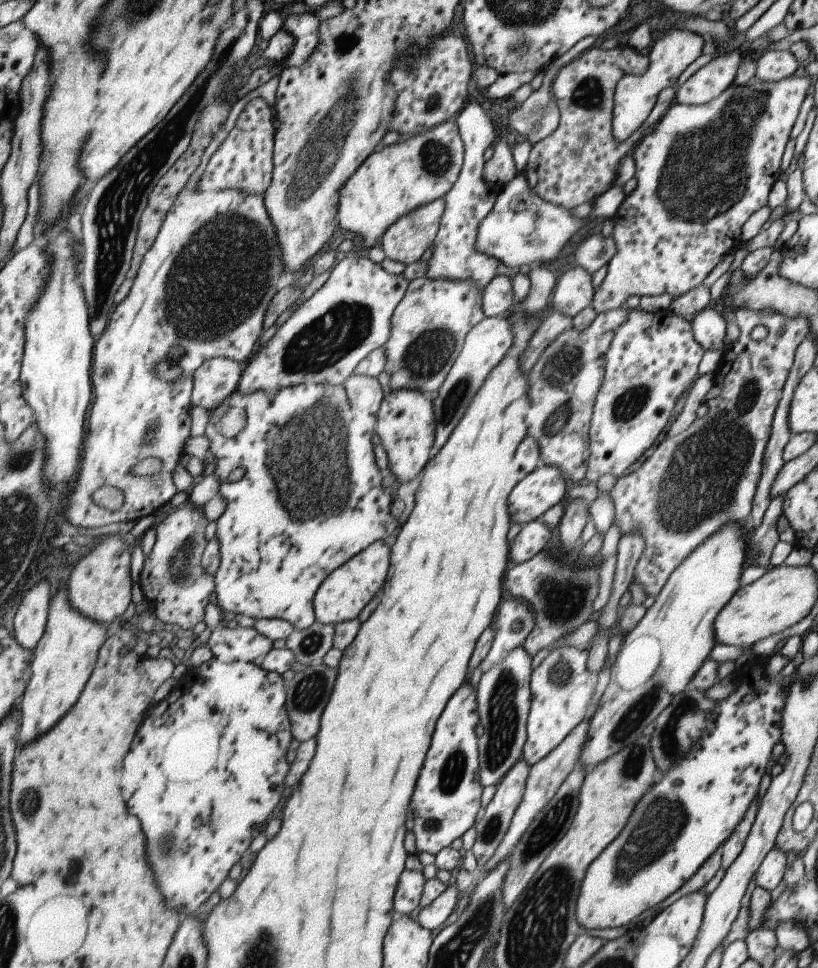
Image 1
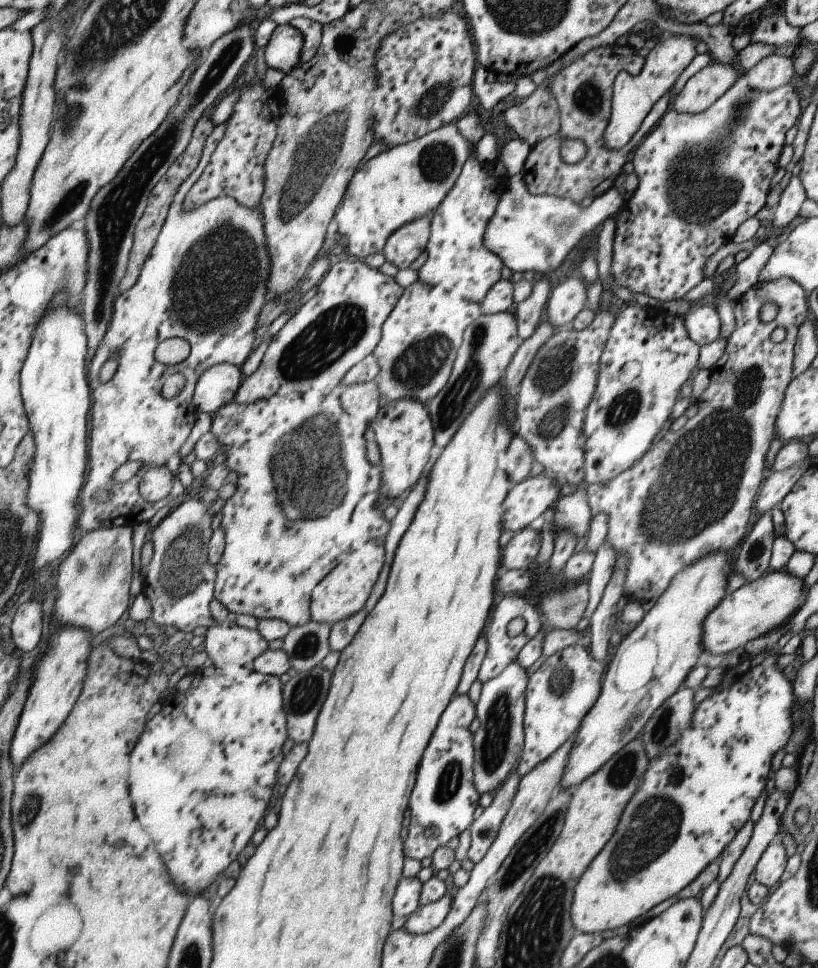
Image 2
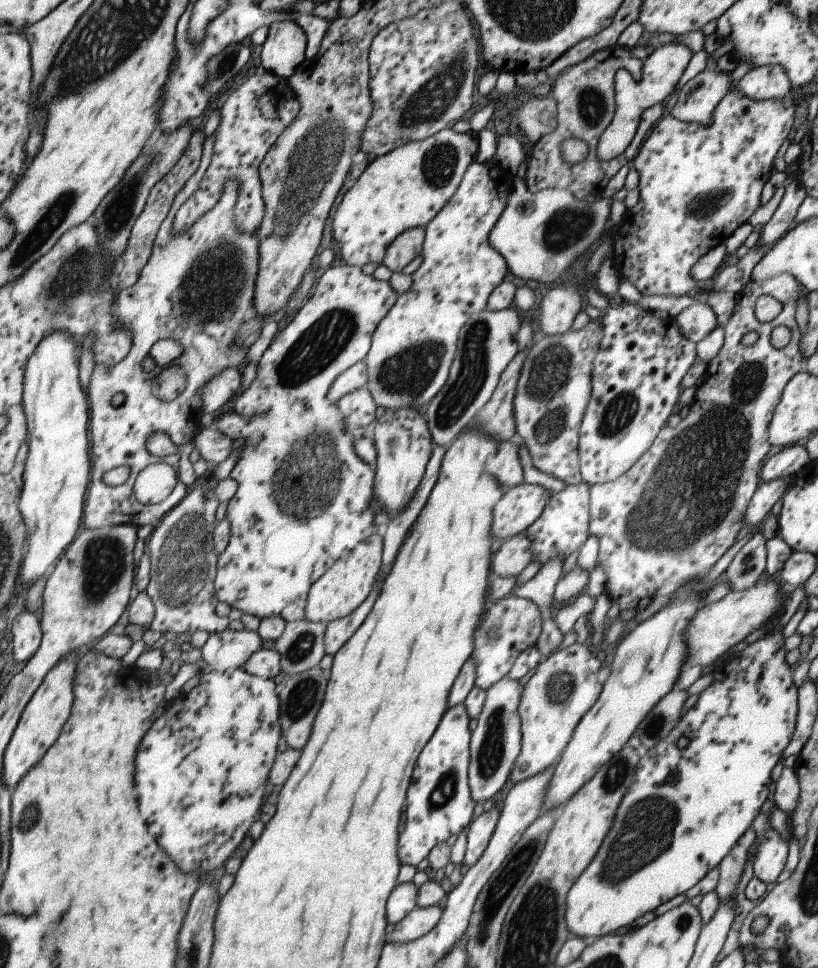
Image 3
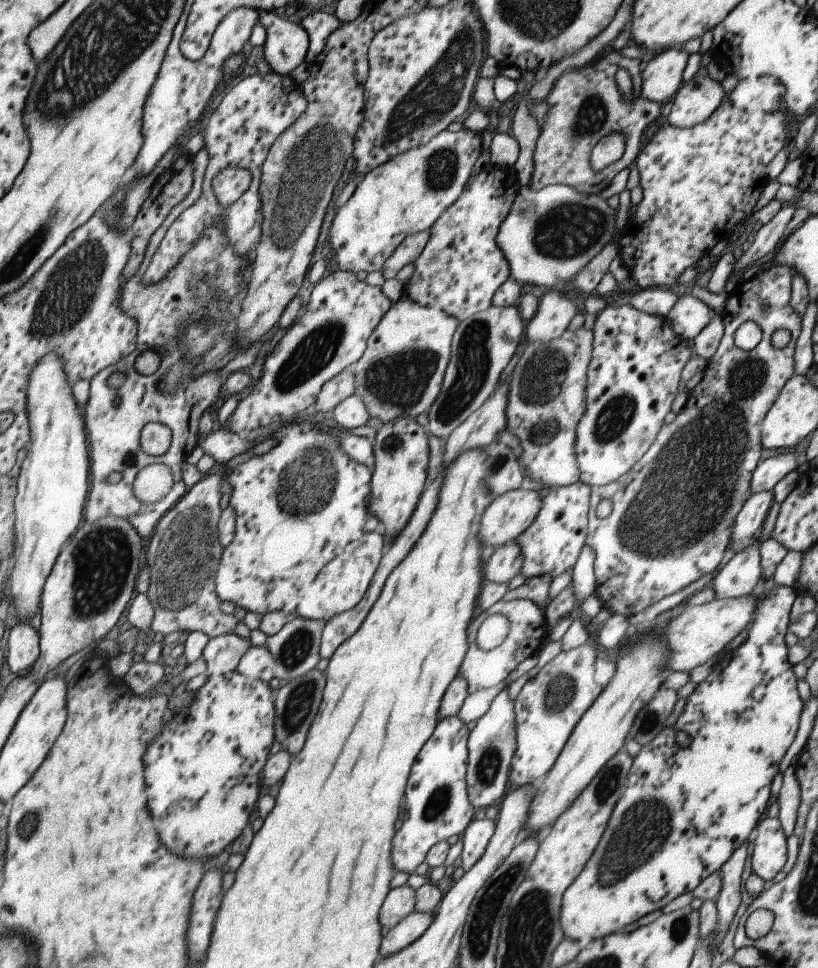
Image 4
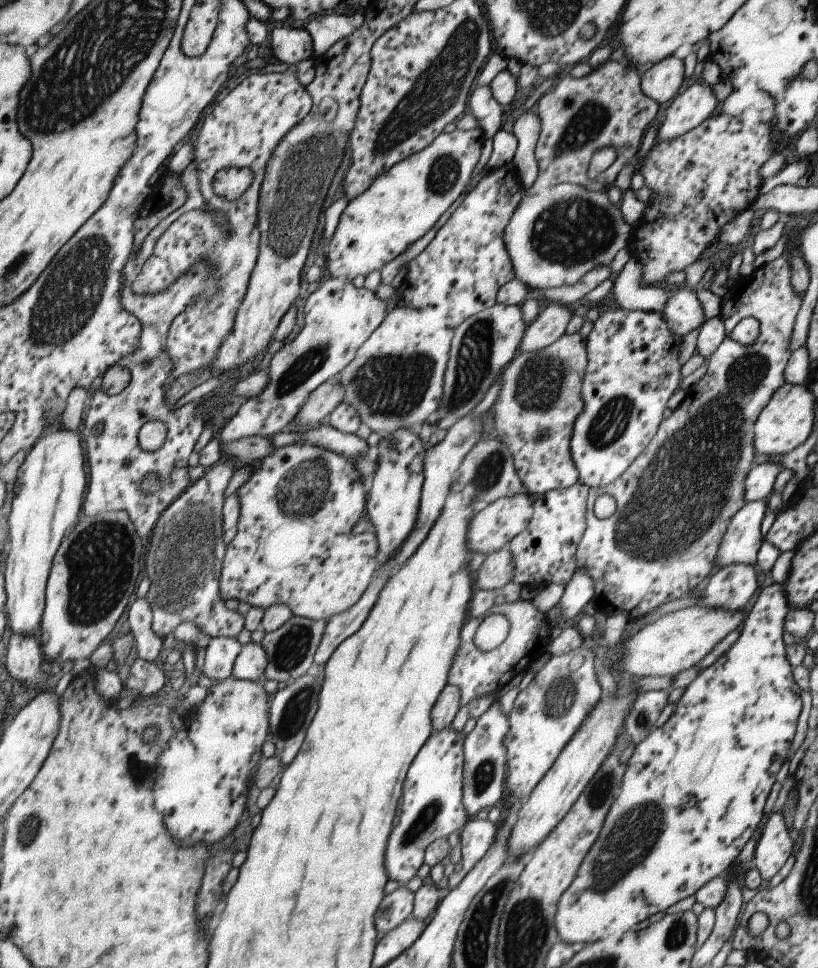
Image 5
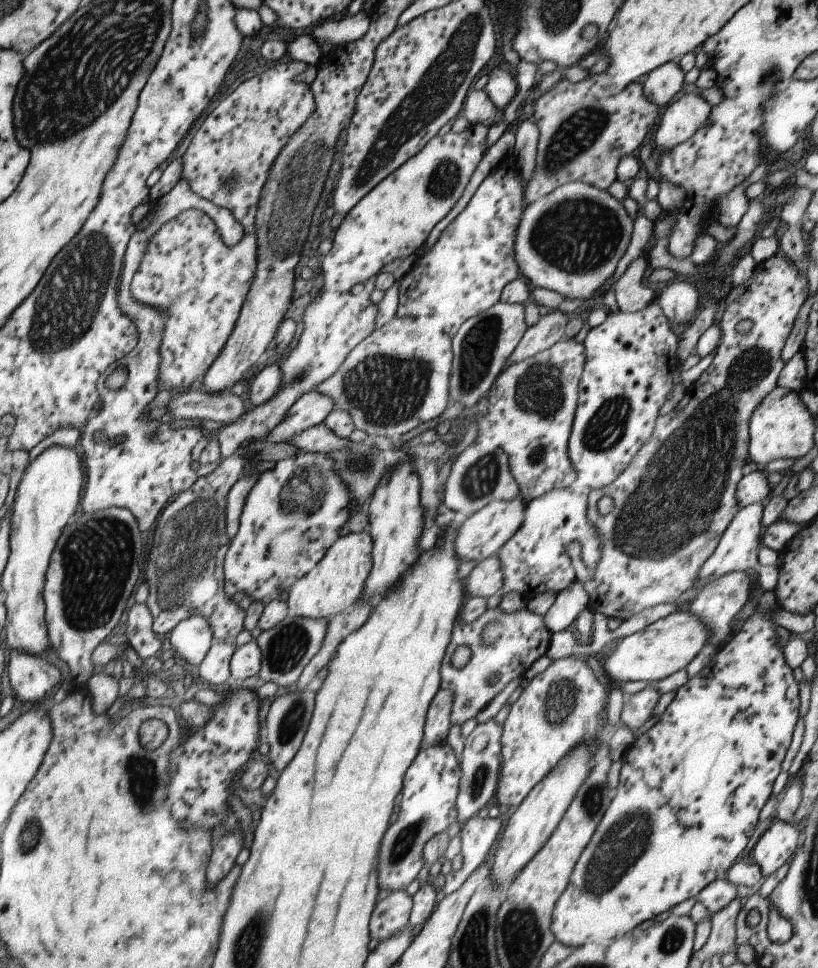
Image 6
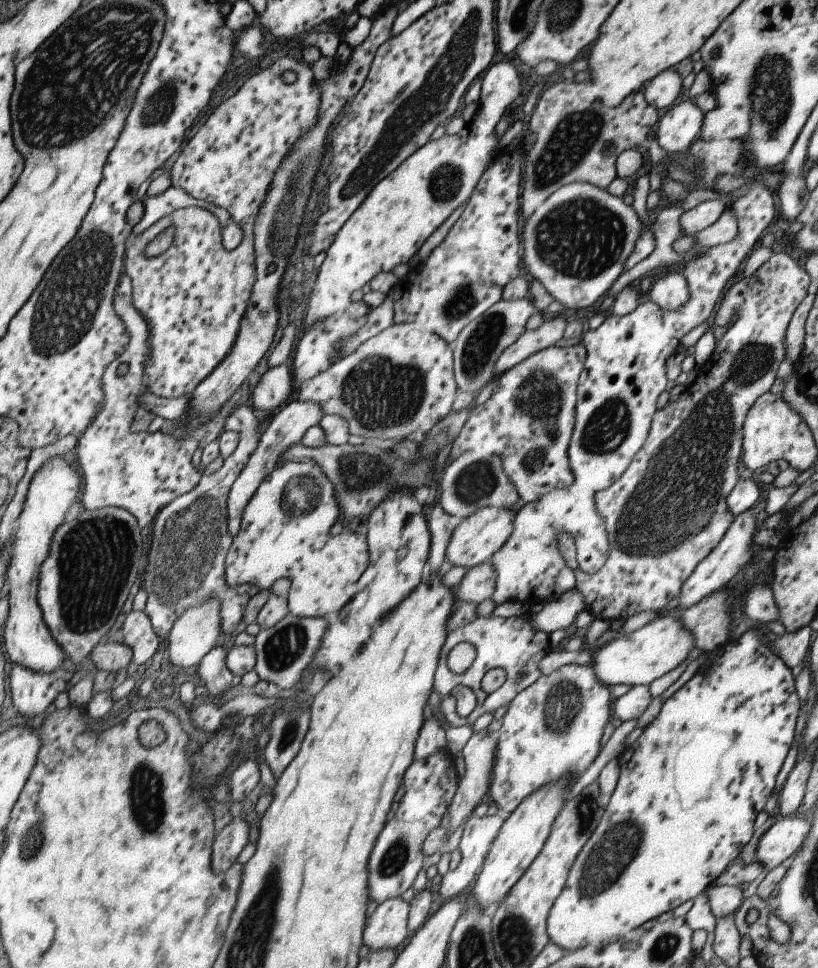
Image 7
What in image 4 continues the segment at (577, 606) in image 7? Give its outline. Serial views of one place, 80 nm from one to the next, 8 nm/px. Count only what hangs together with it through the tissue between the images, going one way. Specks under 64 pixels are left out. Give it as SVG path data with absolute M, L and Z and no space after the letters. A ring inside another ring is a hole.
M583 545L577 560L572 566L571 586L575 595L575 606L594 592L595 579L593 570L594 552L589 545Z

